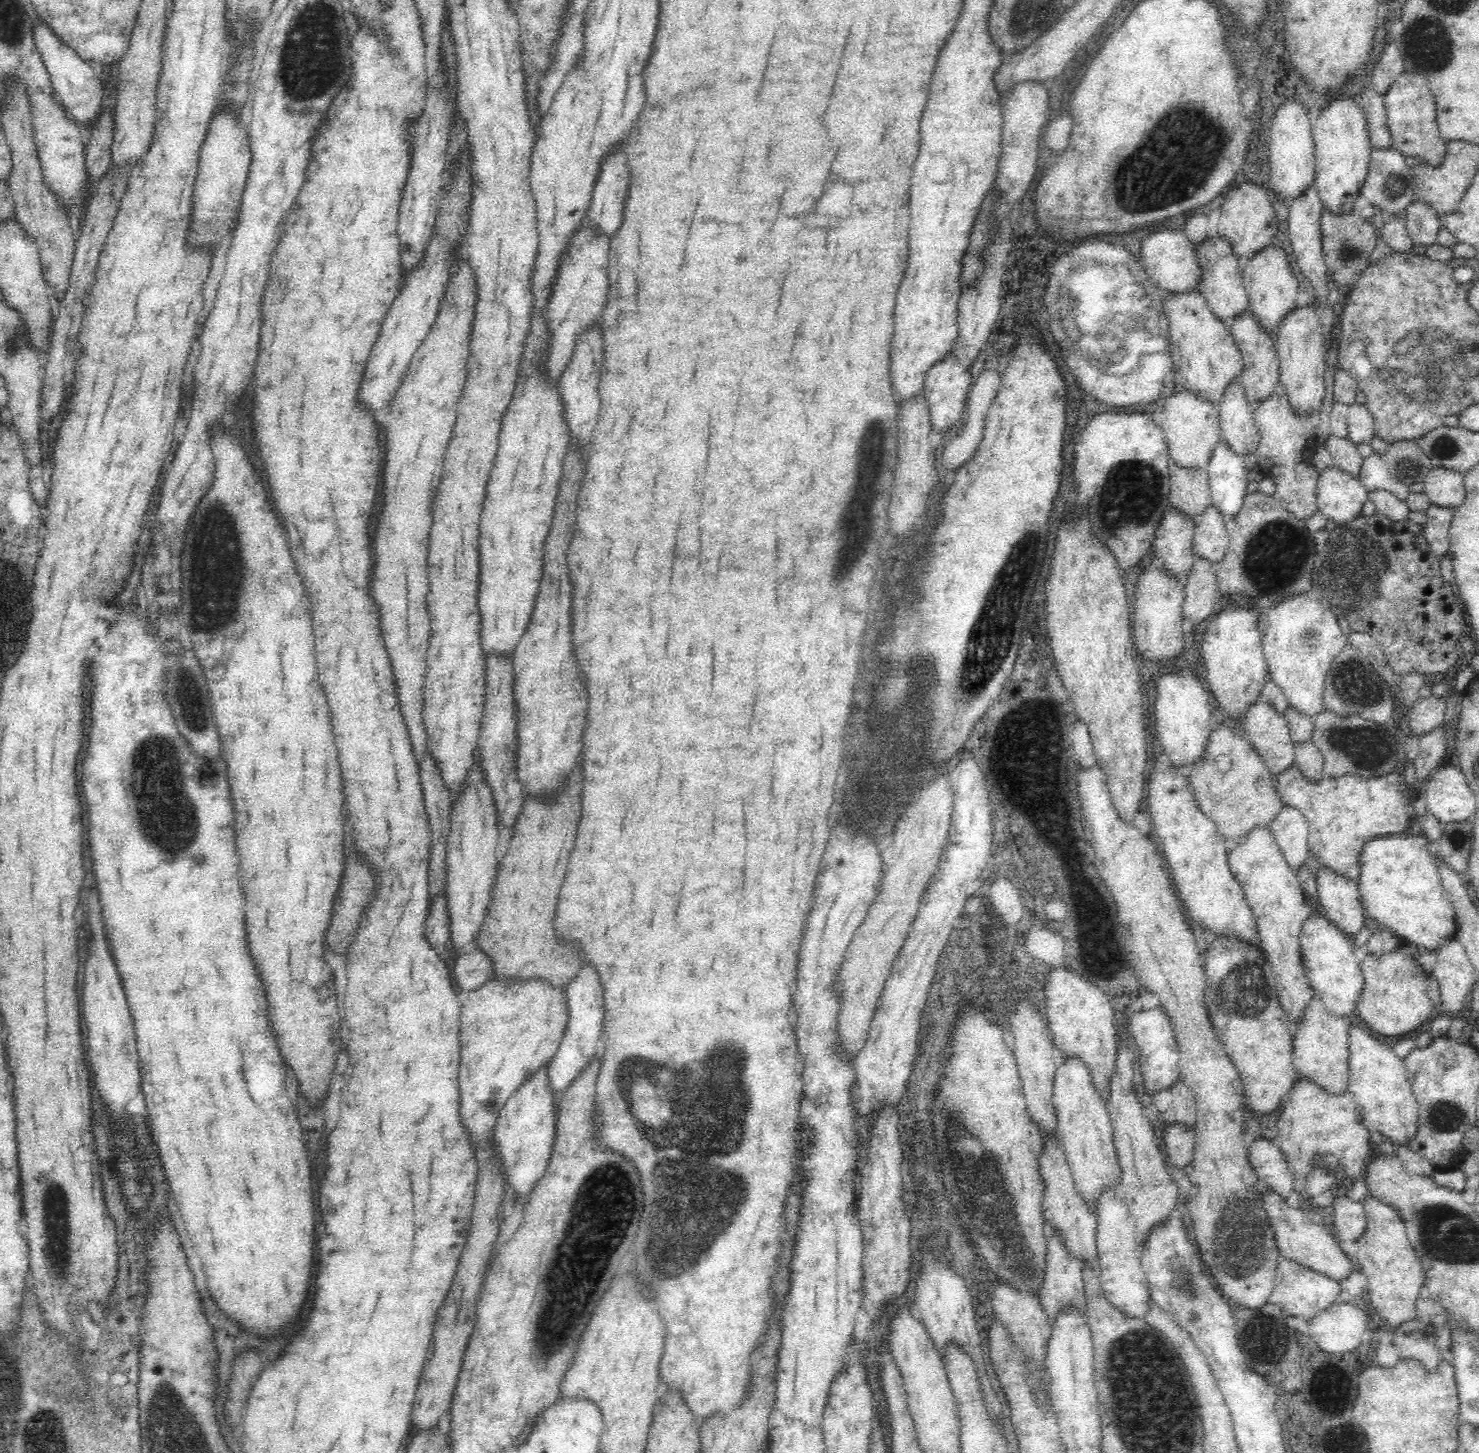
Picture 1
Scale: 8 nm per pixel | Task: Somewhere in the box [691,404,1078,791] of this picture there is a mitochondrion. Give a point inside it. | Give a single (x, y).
(1019, 570)

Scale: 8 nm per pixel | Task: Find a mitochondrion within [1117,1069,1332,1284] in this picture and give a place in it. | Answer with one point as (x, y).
(1238, 1239)

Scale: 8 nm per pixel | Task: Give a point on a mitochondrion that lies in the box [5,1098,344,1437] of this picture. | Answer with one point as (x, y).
(55, 1199)

